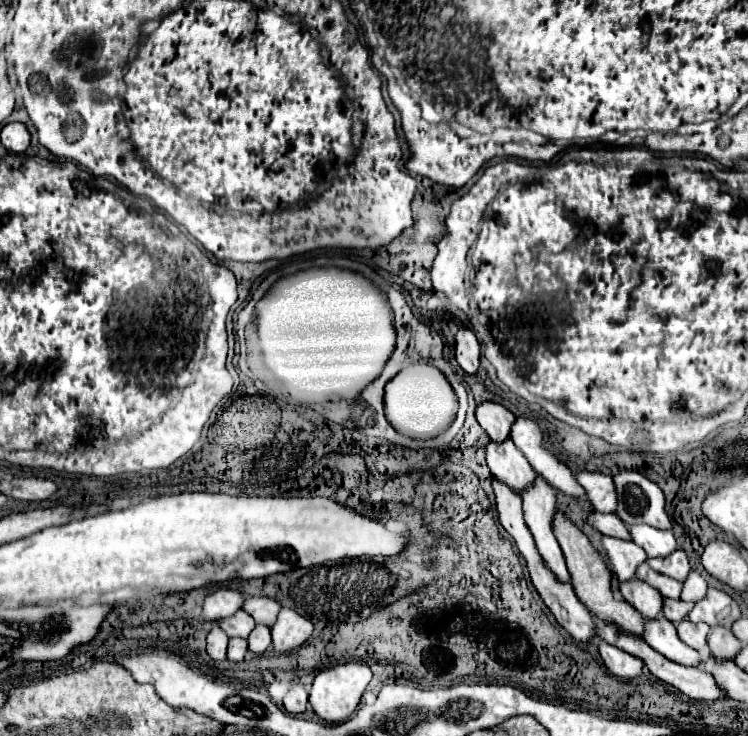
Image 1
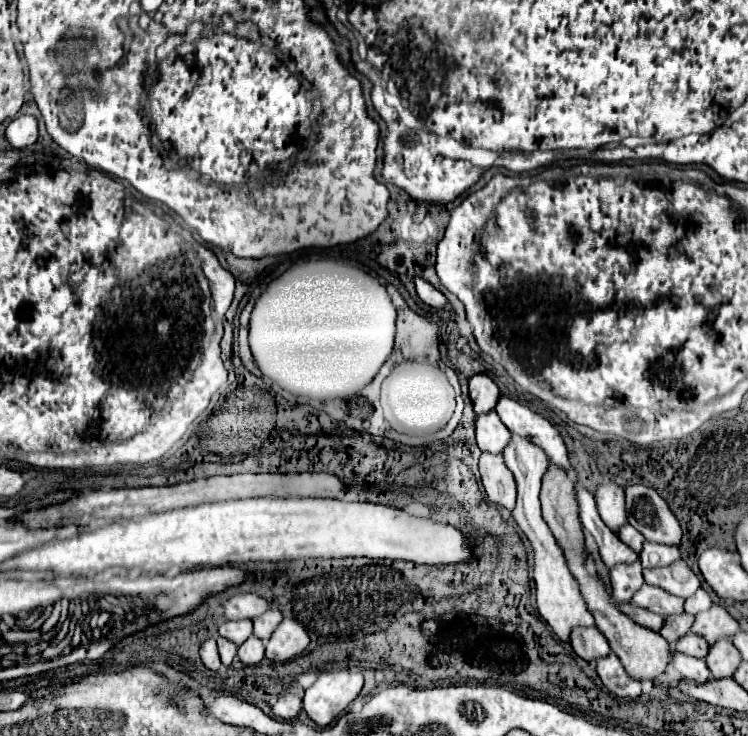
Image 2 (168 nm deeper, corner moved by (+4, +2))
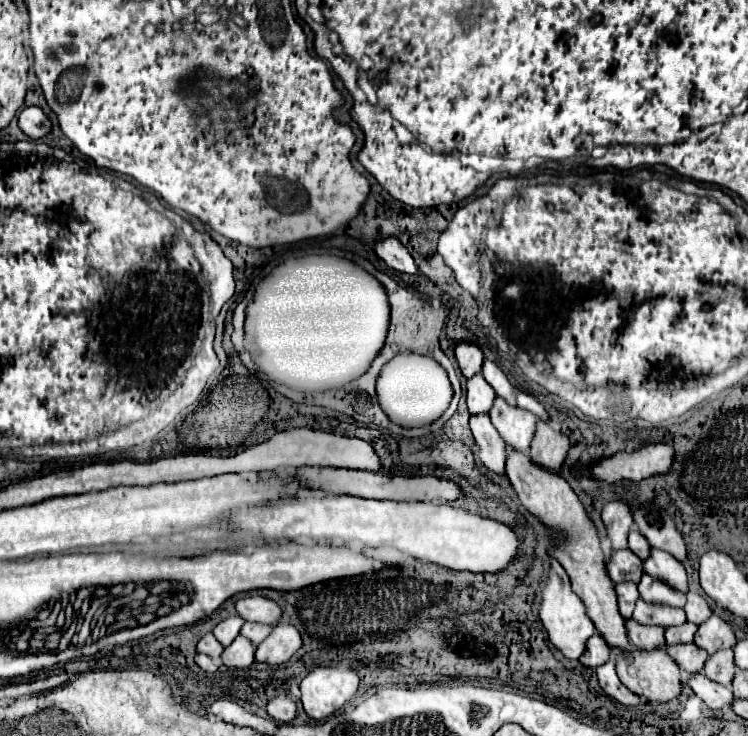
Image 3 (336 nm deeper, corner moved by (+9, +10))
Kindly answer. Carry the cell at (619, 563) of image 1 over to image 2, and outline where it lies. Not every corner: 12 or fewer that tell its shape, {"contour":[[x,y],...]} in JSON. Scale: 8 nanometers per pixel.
{"contour":[[640,560],[610,570],[612,598],[630,602],[644,584]]}

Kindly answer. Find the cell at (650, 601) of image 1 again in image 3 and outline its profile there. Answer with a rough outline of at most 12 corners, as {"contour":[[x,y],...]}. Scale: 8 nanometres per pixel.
{"contour":[[627,618],[629,640],[639,648],[665,644],[663,626]]}

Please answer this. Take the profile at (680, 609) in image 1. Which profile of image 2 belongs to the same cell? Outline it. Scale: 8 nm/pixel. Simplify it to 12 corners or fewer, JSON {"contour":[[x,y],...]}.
{"contour":[[686,614],[666,618],[660,634],[670,644],[686,636],[694,616]]}

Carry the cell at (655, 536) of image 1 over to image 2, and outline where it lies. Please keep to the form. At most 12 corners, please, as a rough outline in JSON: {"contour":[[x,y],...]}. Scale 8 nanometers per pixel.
{"contour":[[646,542],[642,568],[662,568],[680,560],[676,546]]}

